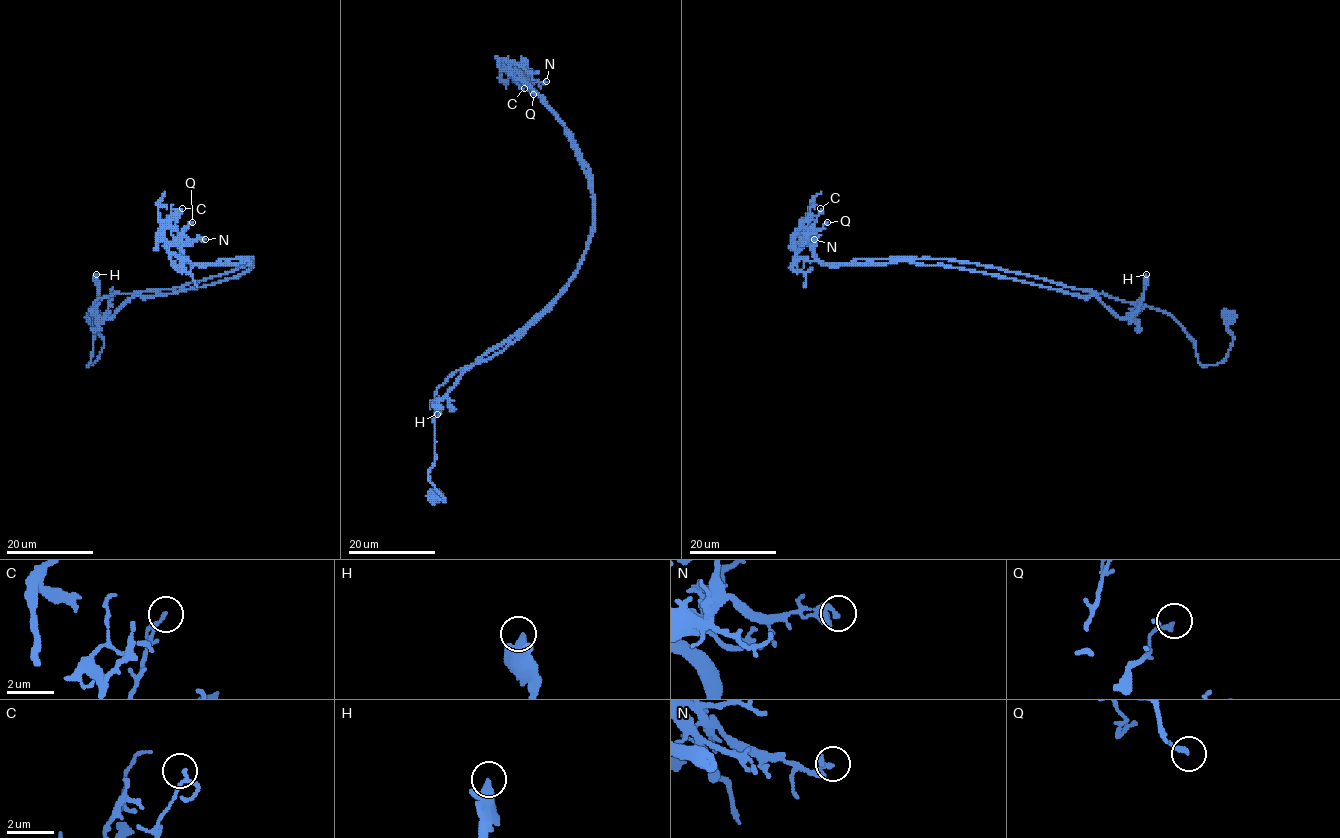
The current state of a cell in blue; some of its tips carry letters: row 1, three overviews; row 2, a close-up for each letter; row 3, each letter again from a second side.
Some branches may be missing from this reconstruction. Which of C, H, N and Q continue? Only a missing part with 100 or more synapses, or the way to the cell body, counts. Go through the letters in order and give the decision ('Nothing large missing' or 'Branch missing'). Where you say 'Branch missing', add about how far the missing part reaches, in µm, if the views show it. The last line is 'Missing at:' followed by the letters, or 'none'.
C: Nothing large missing
H: Nothing large missing
N: Nothing large missing
Q: Nothing large missing
Missing at: none

